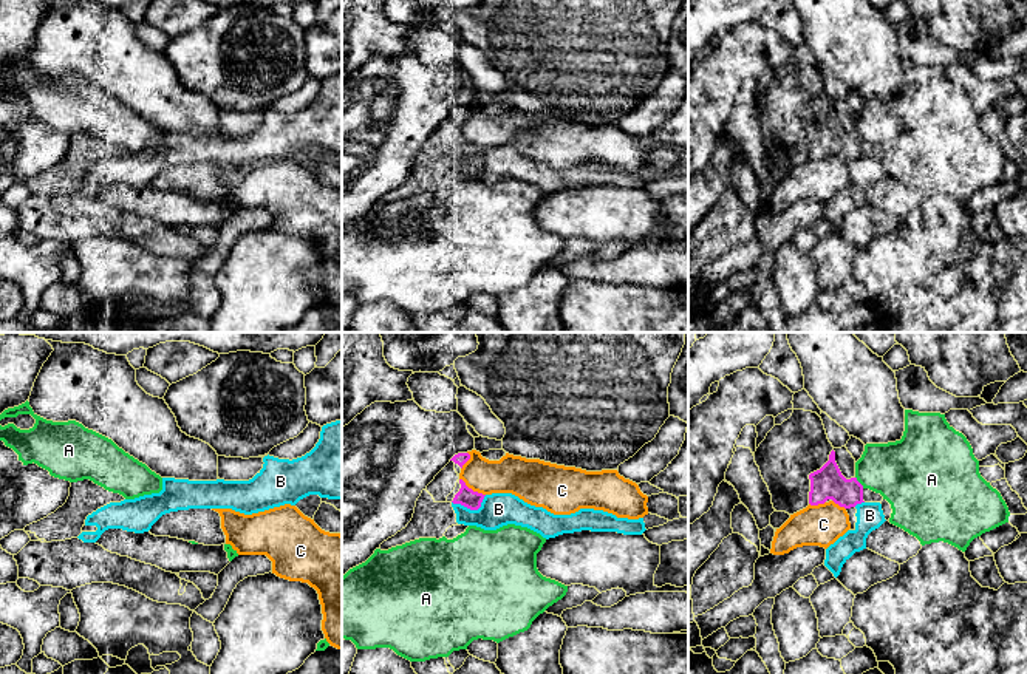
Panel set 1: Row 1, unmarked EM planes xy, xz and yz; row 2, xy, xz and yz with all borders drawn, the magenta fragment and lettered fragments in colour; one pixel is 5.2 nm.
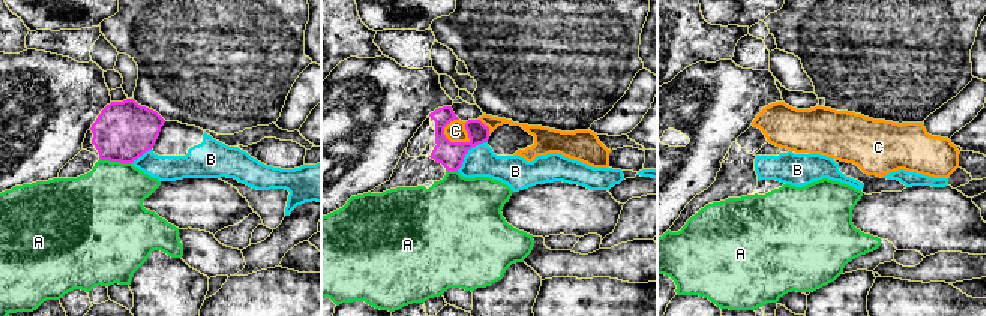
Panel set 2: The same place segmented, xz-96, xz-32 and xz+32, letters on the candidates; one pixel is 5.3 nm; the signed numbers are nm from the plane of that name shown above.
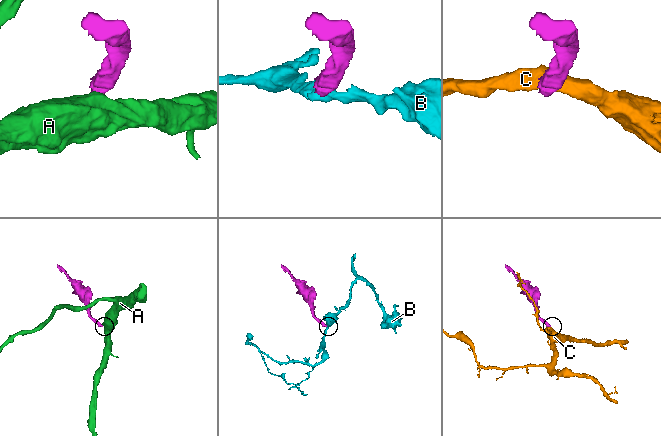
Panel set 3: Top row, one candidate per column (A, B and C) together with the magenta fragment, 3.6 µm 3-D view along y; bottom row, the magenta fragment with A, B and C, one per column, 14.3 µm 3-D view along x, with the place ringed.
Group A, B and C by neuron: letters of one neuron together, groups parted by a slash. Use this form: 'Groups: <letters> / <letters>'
Groups: A / B / C

